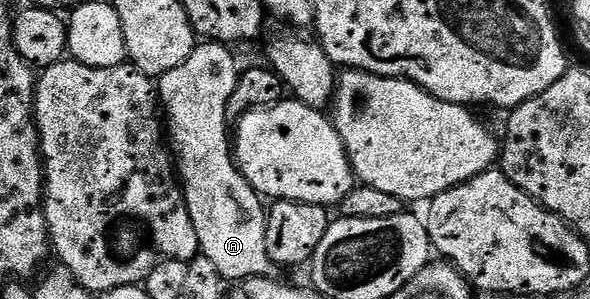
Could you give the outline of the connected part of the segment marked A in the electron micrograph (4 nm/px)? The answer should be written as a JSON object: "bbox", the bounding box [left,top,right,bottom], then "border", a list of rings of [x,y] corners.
{"bbox":[158,41,273,283],"border":[[[204,41],[197,44],[190,59],[168,72],[158,81],[158,99],[164,114],[168,143],[184,191],[184,202],[190,213],[195,234],[198,235],[201,256],[210,260],[220,277],[227,282],[242,283],[251,277],[263,277],[273,268],[272,260],[264,250],[262,228],[262,199],[256,189],[240,173],[232,152],[232,139],[228,120],[230,96],[240,78],[240,66],[223,42]]]}

